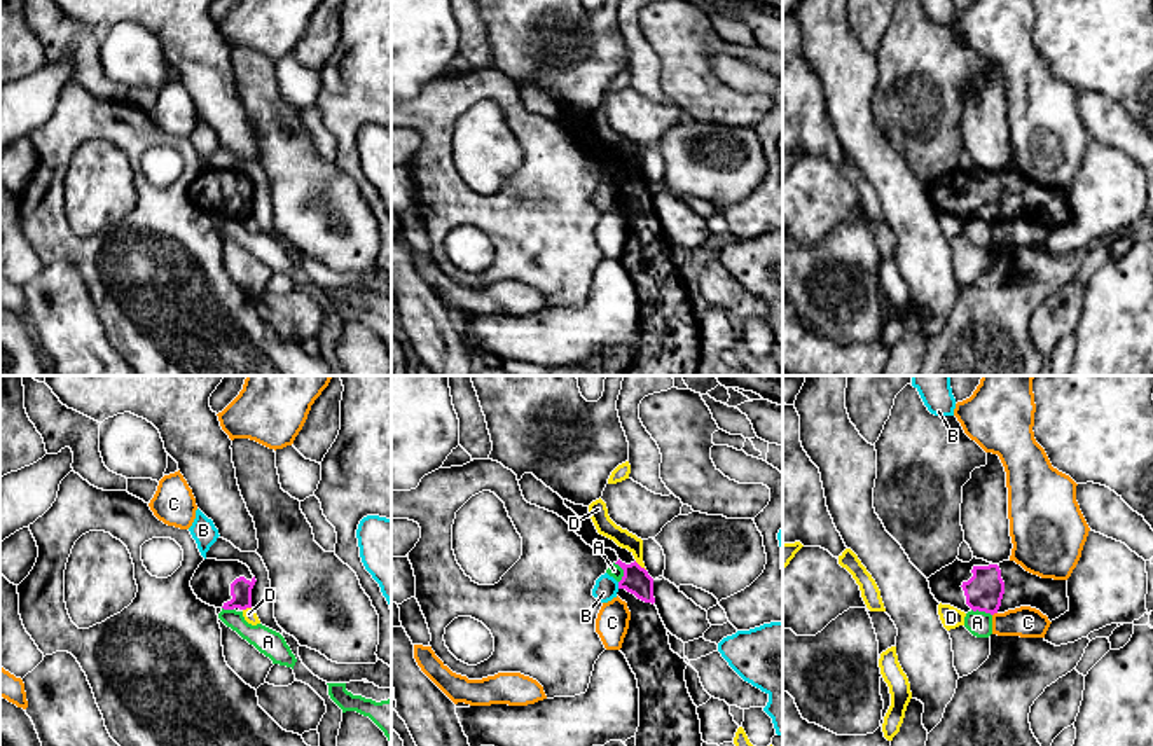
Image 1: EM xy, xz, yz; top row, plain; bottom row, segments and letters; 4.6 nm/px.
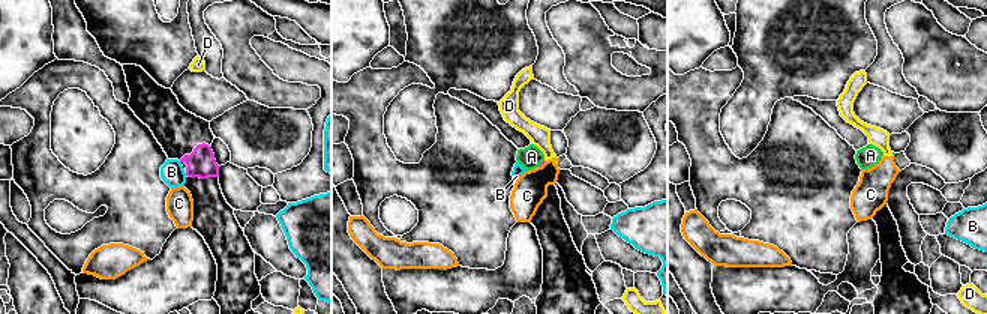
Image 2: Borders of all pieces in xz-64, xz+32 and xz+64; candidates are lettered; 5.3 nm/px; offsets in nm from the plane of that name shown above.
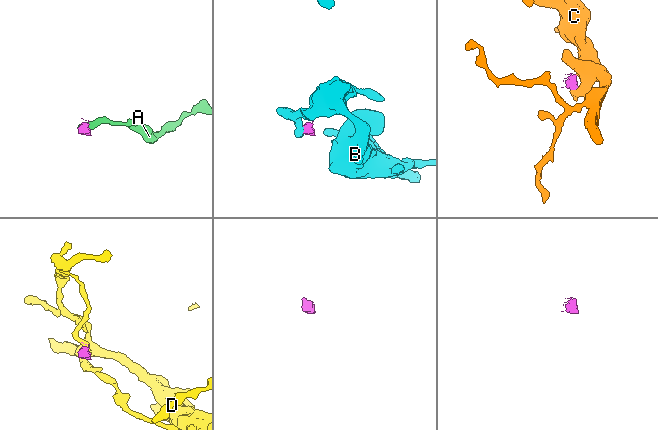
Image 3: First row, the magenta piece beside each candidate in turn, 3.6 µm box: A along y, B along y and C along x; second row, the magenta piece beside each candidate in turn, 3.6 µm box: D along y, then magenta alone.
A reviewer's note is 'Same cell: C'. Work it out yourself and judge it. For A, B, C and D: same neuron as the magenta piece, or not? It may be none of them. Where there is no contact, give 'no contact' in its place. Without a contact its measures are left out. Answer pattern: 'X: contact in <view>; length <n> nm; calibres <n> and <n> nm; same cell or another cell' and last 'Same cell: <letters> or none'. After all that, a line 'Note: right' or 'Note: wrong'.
A: contact in xz; length 100 nm; calibres 130 and 70 nm; another cell
B: contact in xz; length 30 nm; calibres 130 and 110 nm; another cell
C: contact in yz; length 30 nm; calibres 180 and 140 nm; another cell
D: contact in xz; length 70 nm; calibres 130 and 90 nm; another cell
Same cell: none
Note: wrong

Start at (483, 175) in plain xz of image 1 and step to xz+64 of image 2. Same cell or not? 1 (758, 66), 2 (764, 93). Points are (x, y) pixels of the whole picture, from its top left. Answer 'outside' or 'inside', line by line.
1: inside
2: inside

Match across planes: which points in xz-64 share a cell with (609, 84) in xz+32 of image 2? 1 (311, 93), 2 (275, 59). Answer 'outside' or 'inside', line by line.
1: inside
2: outside

